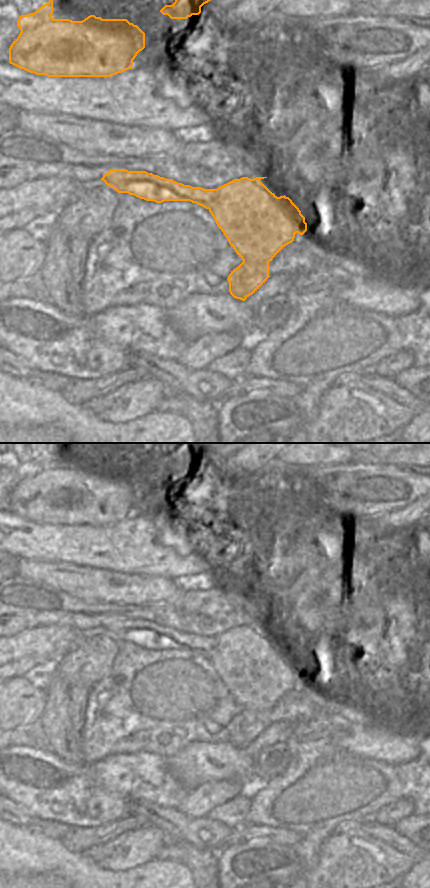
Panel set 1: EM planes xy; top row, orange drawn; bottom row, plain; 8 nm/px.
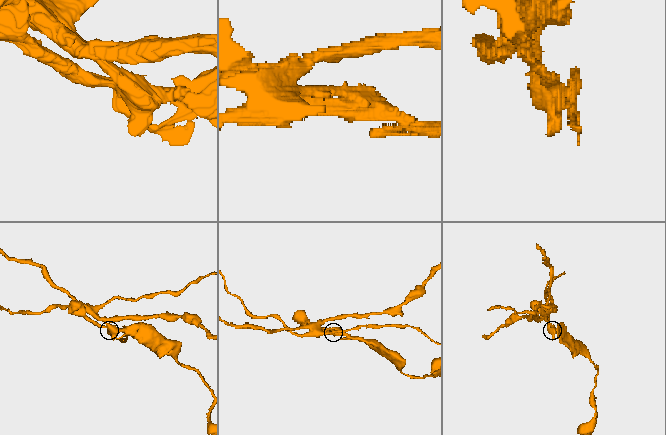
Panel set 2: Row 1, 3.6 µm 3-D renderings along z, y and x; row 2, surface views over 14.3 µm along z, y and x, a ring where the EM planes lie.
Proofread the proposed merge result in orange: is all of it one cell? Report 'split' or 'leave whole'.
split

